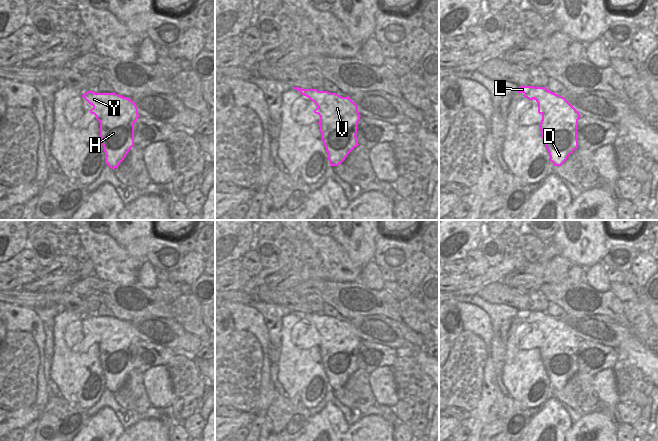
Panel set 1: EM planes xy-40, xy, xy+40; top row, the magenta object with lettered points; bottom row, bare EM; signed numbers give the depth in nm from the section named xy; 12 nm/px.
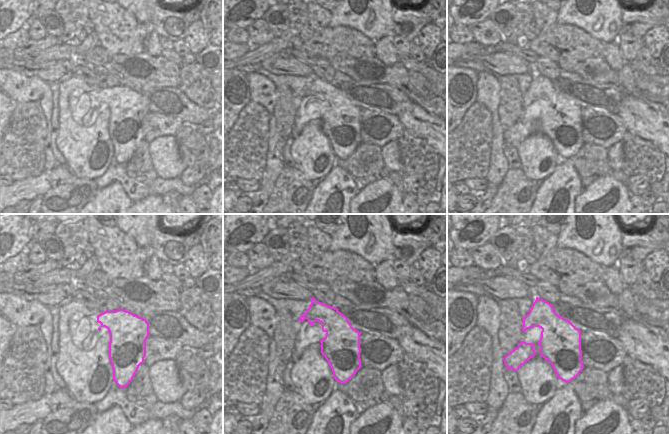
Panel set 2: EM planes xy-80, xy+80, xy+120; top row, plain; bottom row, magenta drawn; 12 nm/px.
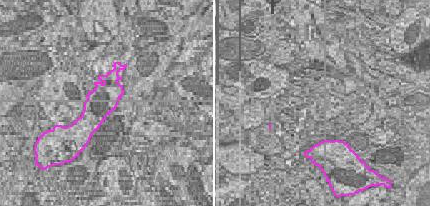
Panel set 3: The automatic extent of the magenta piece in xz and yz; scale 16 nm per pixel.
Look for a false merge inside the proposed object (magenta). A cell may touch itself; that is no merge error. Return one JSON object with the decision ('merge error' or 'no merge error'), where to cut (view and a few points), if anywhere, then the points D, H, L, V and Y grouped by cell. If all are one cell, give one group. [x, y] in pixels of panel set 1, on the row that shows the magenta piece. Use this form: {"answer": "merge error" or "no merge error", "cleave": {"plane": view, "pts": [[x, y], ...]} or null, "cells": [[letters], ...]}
{"answer": "no merge error", "cleave": null, "cells": [["D", "H", "L", "V", "Y"]]}

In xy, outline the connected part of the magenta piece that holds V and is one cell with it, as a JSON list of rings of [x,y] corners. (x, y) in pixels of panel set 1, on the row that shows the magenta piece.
[[[293,87],[293,89],[316,104],[314,113],[320,116],[318,124],[329,164],[338,166],[359,145],[356,134],[361,116],[357,105],[349,96],[342,97],[336,93],[312,88]]]

